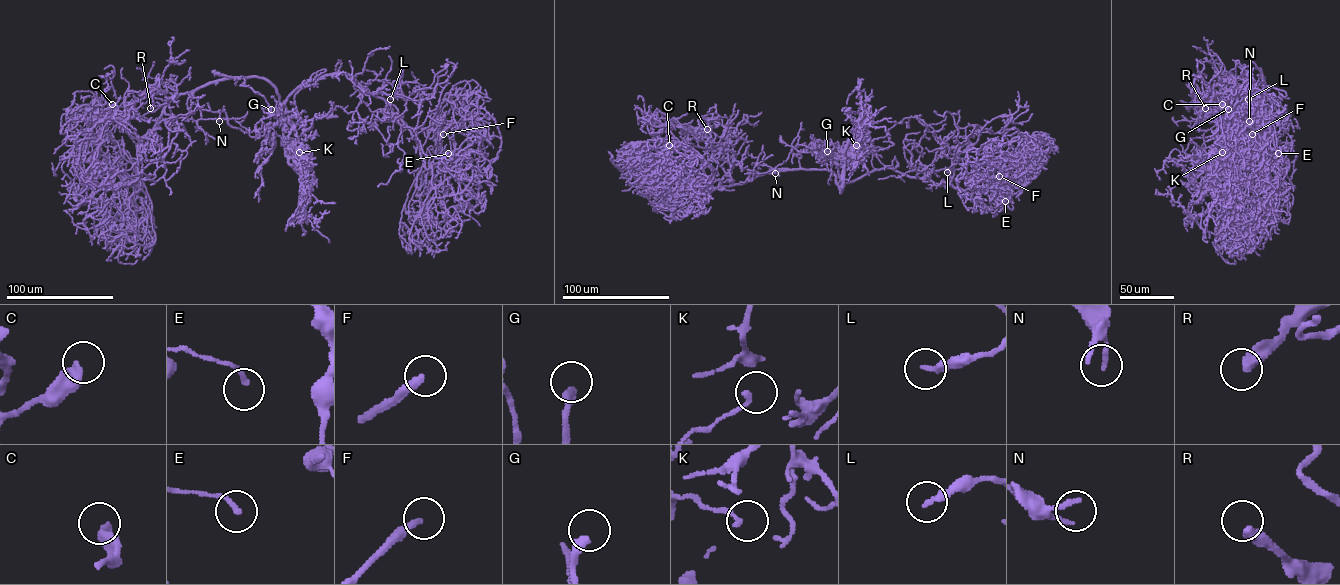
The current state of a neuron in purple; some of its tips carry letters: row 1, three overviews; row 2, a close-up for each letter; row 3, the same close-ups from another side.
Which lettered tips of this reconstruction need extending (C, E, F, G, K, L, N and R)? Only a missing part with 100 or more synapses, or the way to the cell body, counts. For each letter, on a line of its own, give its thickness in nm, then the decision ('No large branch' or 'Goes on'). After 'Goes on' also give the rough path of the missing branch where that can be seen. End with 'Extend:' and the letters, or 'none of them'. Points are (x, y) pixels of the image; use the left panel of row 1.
C: Thickness 500 nm. No large branch
E: Thickness 170 nm. No large branch
F: Thickness 260 nm. Goes on. Course of what is missing: (443, 134), (452, 139), (462, 131), (478, 144), (468, 135)
G: Thickness 320 nm. No large branch
K: Thickness 180 nm. No large branch
L: Thickness 280 nm. No large branch
N: Thickness 180 nm. No large branch
R: Thickness 400 nm. No large branch
Extend: F

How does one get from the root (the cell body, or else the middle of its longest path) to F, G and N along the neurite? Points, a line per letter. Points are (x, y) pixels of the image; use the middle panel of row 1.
F: (896, 171), (974, 189), (996, 161), (1046, 152), (1032, 164), (1024, 150), (999, 176)
G: (896, 171), (890, 168), (876, 169), (845, 183), (839, 177), (835, 156), (845, 155), (832, 143), (827, 151)
N: (896, 171), (876, 169), (852, 182), (837, 183), (826, 170), (782, 170), (750, 178), (747, 169), (775, 173)

